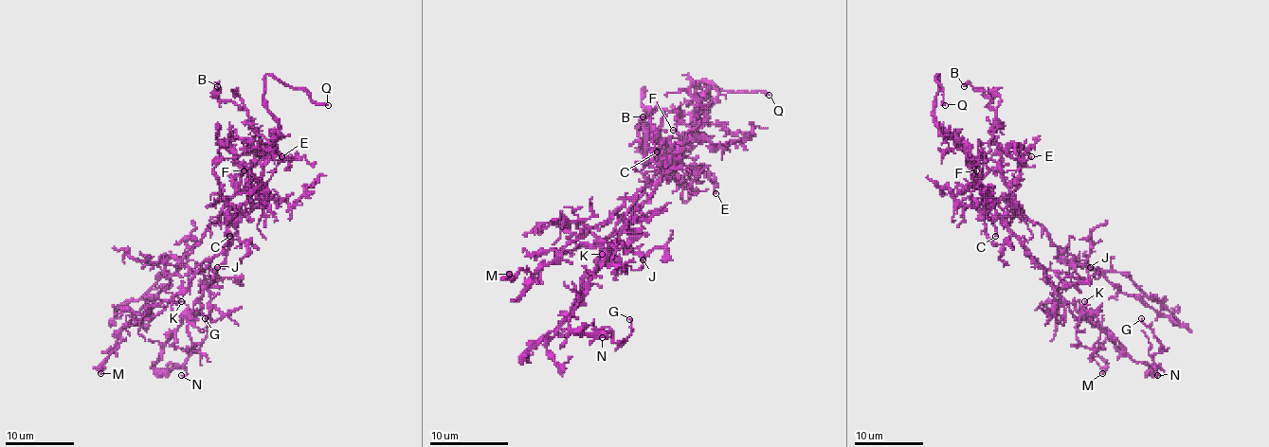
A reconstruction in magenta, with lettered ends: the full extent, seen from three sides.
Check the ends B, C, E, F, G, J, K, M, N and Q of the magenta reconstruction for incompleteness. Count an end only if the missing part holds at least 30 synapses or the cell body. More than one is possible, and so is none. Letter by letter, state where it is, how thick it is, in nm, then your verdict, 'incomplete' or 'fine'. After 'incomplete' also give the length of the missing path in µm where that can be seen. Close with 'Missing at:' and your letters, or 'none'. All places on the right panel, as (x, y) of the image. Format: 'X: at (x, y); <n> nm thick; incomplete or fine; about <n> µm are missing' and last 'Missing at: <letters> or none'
B: at (964, 86); 130 nm thick; fine
C: at (995, 236); 190 nm thick; fine
E: at (1031, 156); 80 nm thick; fine
F: at (976, 170); 140 nm thick; incomplete; about 15 µm are missing
G: at (1141, 318); 170 nm thick; fine
J: at (1090, 267); 120 nm thick; fine
K: at (1084, 301); 100 nm thick; fine
M: at (1102, 373); 400 nm thick; fine
N: at (1157, 375); 150 nm thick; fine
Q: at (945, 105); 240 nm thick; incomplete; about 80 µm are missing
Missing at: F, Q

